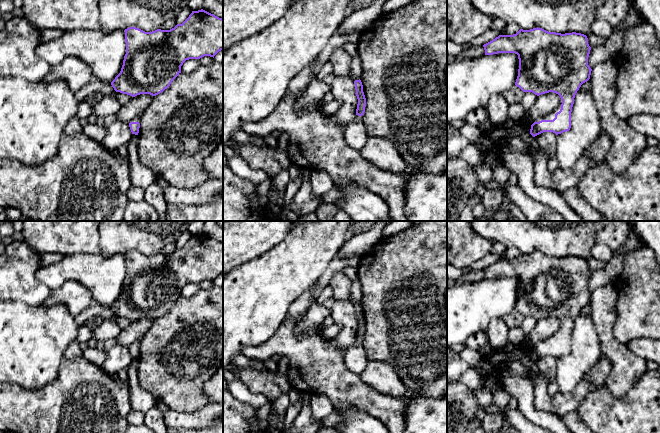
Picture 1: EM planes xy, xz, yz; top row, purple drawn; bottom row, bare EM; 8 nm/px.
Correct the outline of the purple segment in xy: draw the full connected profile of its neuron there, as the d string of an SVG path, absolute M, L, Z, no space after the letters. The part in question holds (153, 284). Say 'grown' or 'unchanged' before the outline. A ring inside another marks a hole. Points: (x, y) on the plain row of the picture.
unchanged; M203 233L192 235L189 241L170 254L145 256L136 251L124 254L126 278L120 297L111 306L116 316L135 321L140 318L156 320L167 313L181 297L186 284L213 281L223 274L223 243Z

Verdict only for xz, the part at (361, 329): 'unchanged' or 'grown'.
unchanged

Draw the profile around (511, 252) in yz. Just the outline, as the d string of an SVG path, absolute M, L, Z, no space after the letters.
M507 247L506 251L500 256L500 259L513 259L520 254L520 251L515 247Z

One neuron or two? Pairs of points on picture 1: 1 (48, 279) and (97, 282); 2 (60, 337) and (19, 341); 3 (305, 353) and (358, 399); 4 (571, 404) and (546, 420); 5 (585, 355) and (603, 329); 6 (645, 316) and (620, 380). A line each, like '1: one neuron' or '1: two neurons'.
1: one neuron
2: one neuron
3: one neuron
4: two neurons
5: two neurons
6: two neurons

